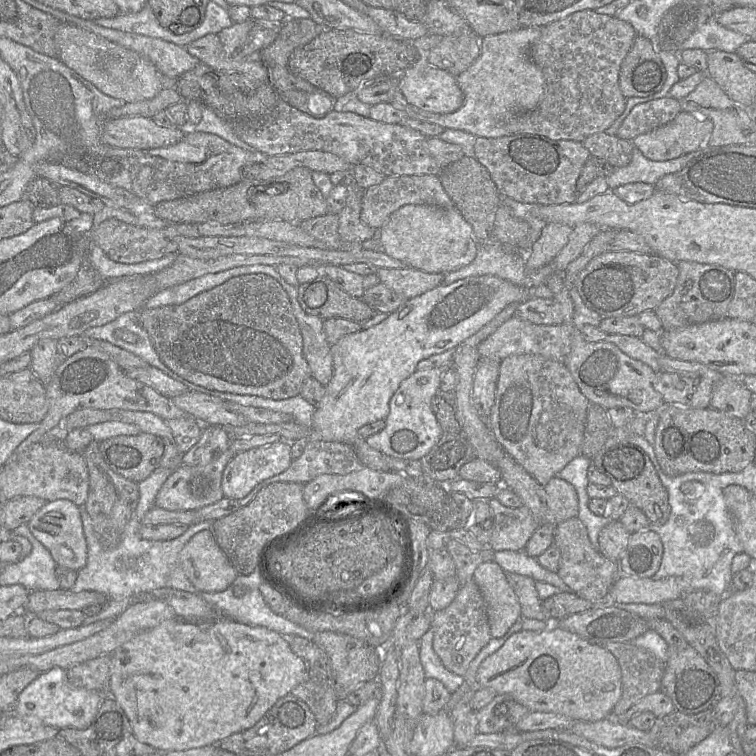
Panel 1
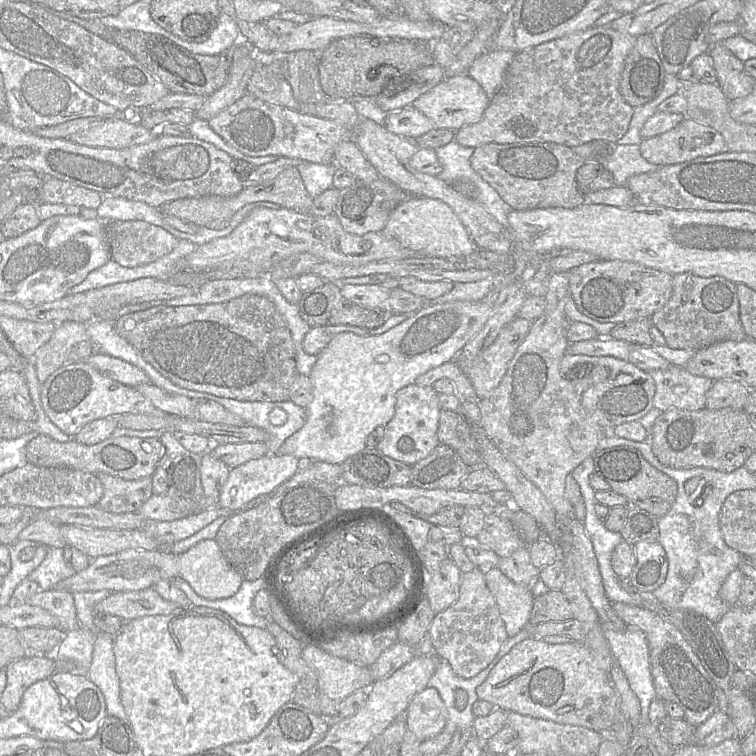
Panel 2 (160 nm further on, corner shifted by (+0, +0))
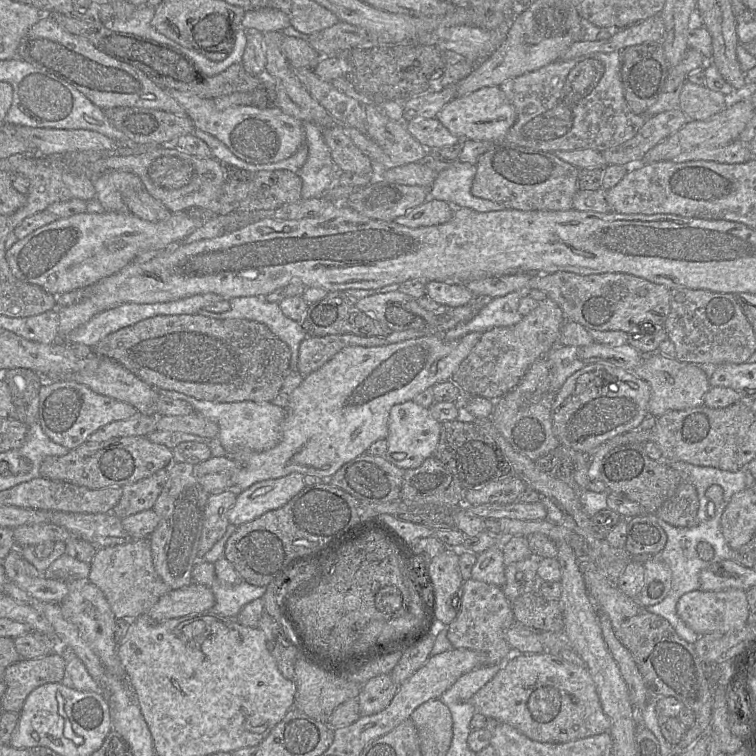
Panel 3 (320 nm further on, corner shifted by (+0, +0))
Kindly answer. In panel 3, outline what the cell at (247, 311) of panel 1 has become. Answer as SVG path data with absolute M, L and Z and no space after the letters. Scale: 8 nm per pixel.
M197 314L158 315L122 328L100 340L93 354L110 358L157 391L172 390L197 400L229 403L271 402L290 369L291 350L263 323L247 319L217 319Z

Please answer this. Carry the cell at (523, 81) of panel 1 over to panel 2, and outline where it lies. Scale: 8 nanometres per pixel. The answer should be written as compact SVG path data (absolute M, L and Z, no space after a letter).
M489 48L472 63L467 75L481 85L491 100L501 87L506 69L515 54L511 50Z

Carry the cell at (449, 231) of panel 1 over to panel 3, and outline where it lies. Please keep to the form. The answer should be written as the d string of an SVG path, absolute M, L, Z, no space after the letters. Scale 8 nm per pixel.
M427 199L393 221L401 226L418 228L444 224L451 220L454 207L446 201Z

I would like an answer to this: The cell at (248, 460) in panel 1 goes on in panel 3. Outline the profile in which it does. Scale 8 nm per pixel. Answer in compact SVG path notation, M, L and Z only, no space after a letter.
M293 472L254 483L237 494L235 505L228 514L229 523L240 526L282 507L305 487L303 478L303 474Z

